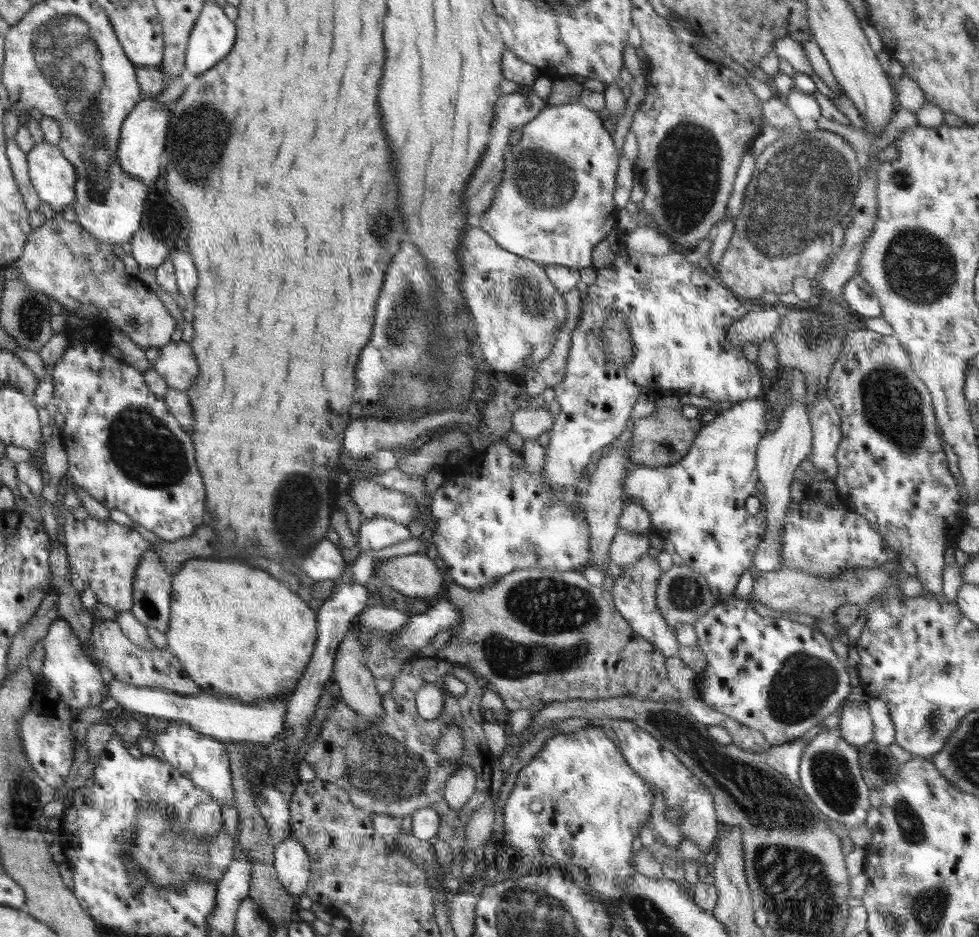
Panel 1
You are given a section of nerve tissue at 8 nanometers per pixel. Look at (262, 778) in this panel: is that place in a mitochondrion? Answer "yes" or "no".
no

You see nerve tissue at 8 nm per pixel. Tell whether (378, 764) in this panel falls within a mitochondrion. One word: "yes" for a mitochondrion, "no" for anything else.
yes

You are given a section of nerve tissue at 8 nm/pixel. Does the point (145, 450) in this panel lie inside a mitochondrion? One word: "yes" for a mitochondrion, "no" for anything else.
yes

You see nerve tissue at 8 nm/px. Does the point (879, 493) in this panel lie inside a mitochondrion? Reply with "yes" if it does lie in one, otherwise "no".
no

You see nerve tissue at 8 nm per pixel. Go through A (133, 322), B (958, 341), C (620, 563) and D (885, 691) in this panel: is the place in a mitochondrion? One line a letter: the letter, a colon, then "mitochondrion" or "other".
A: mitochondrion
B: other
C: other
D: other

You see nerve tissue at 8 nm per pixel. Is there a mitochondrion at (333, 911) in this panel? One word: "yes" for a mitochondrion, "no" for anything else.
no

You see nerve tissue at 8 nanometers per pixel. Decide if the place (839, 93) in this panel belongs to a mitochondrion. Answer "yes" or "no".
no

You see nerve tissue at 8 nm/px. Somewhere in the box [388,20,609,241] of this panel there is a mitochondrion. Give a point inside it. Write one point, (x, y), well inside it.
(546, 182)

